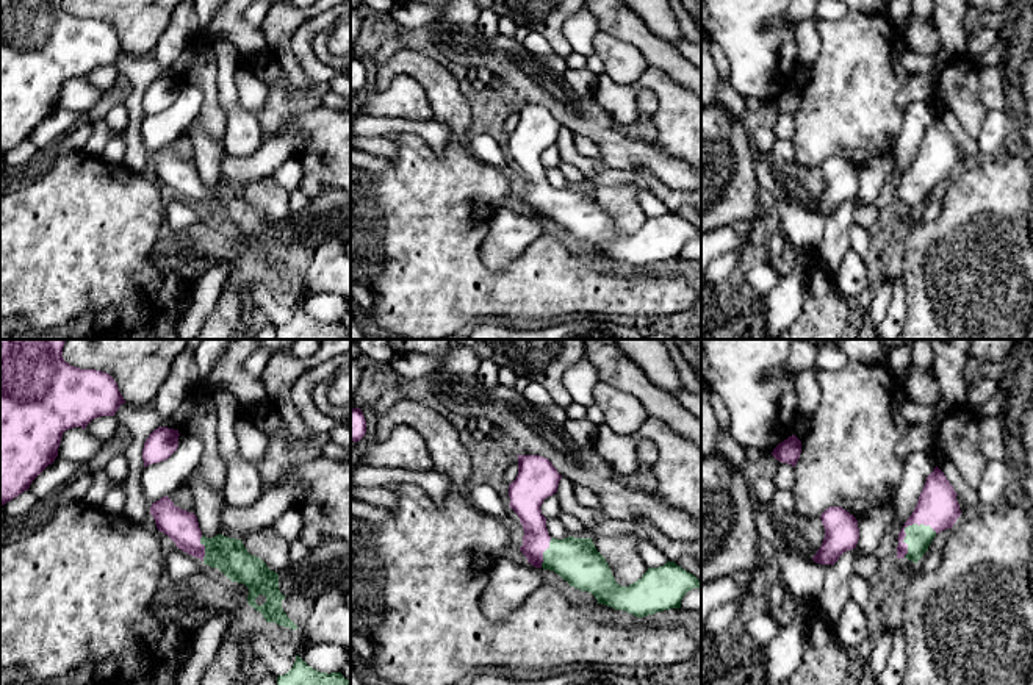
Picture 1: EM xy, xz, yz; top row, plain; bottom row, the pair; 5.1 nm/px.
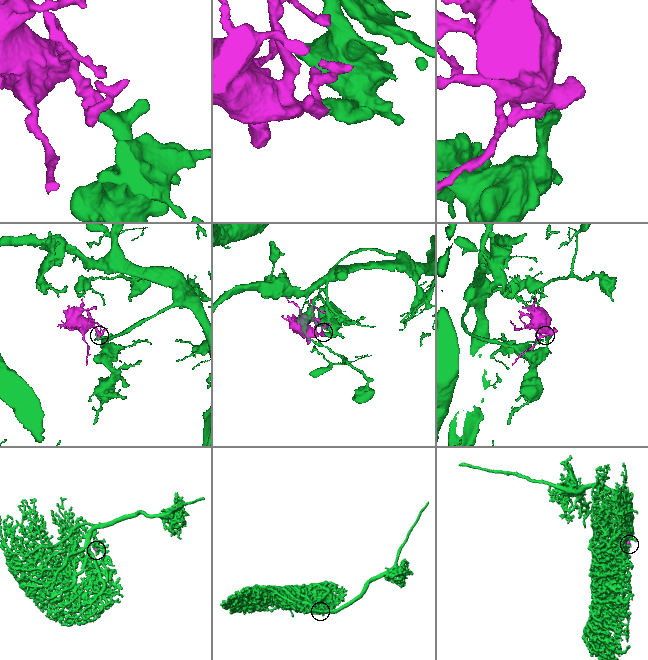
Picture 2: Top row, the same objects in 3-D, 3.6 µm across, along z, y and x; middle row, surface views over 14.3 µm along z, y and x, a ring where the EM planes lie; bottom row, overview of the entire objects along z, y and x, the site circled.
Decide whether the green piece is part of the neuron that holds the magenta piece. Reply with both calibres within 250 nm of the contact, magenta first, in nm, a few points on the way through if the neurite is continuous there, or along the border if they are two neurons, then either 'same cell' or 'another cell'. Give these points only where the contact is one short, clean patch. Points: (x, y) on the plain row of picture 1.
200 nm thick on the magenta side, 130 nm on the other; runs through yz (936, 157), (903, 182), (910, 188), (917, 188); same cell

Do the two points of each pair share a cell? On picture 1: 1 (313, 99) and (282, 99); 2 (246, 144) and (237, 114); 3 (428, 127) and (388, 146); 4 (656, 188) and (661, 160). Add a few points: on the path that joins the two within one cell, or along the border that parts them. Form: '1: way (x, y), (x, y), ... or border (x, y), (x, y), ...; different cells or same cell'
1: way (305, 104), (290, 105); same cell
2: way (243, 136), (243, 125), (240, 122); same cell
3: border (385, 135), (367, 138); different cells
4: border (634, 171), (650, 171), (665, 185), (684, 191); different cells

